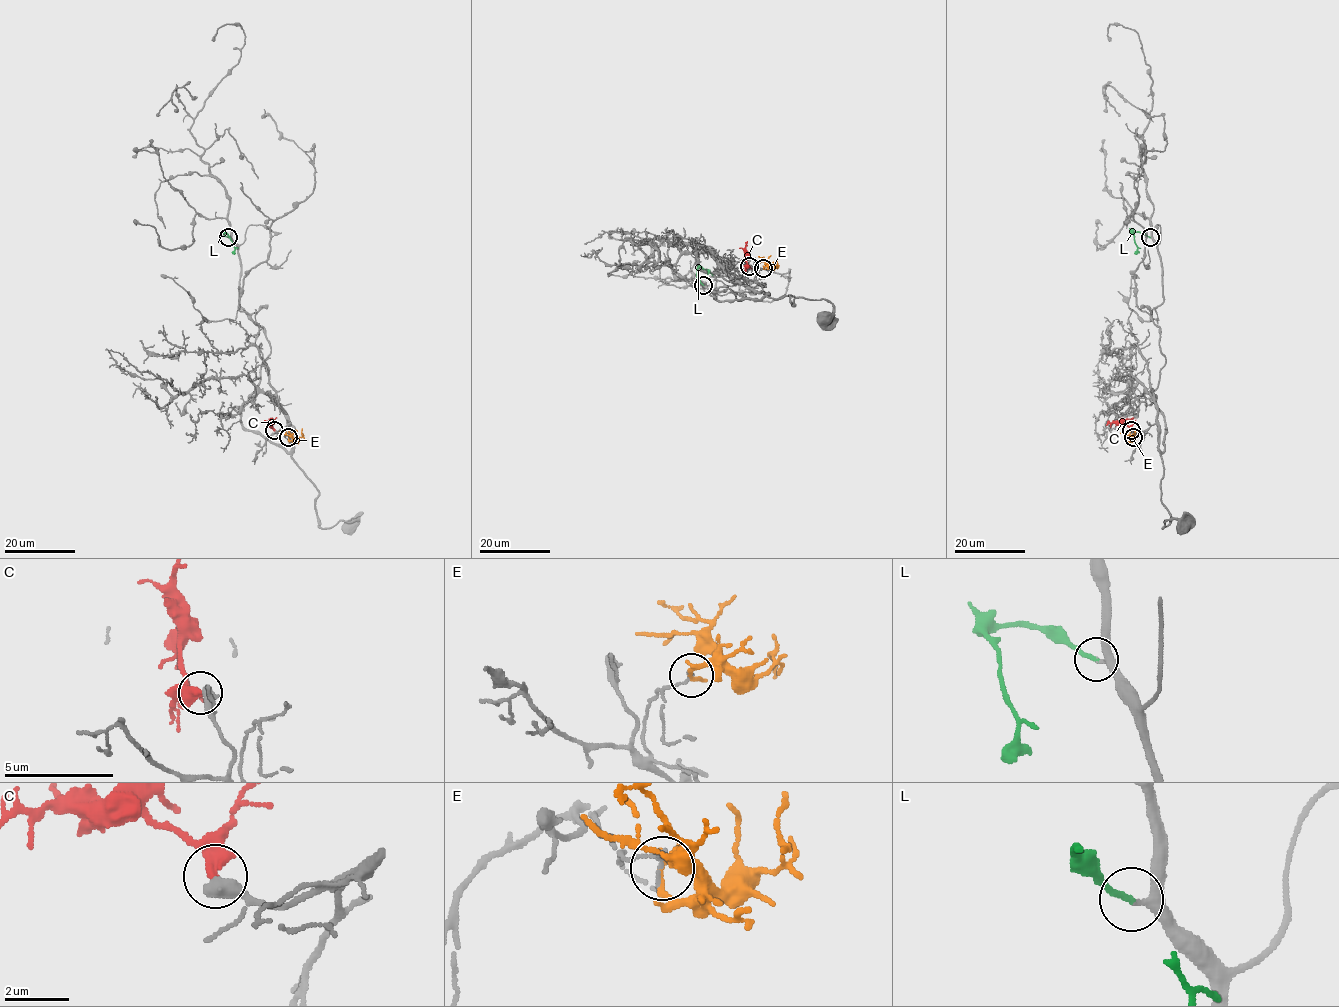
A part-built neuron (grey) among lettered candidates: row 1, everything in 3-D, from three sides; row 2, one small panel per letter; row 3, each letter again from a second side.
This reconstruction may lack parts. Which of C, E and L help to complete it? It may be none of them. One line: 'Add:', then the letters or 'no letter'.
Add: L

